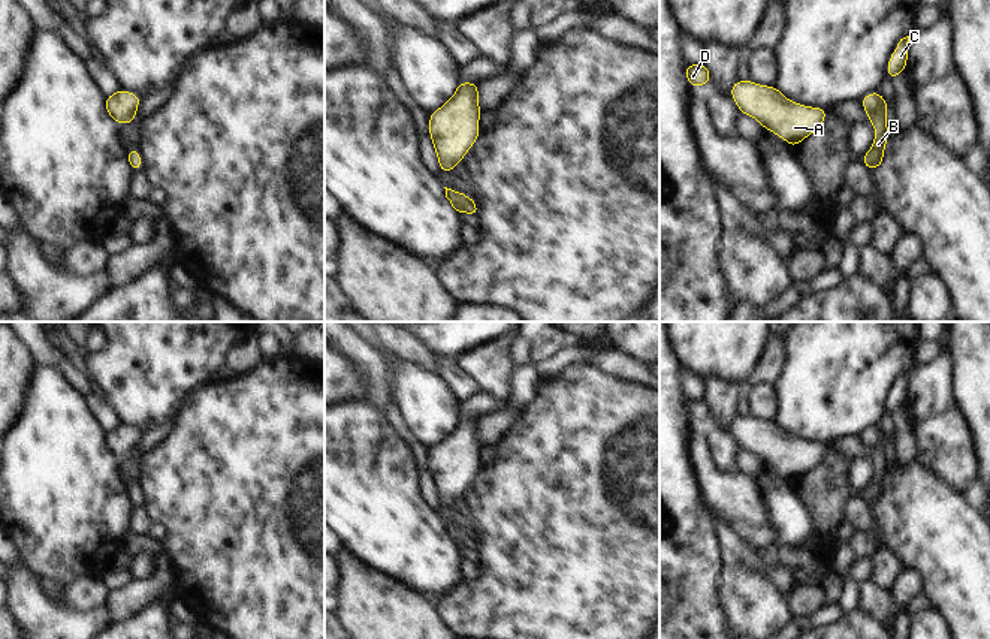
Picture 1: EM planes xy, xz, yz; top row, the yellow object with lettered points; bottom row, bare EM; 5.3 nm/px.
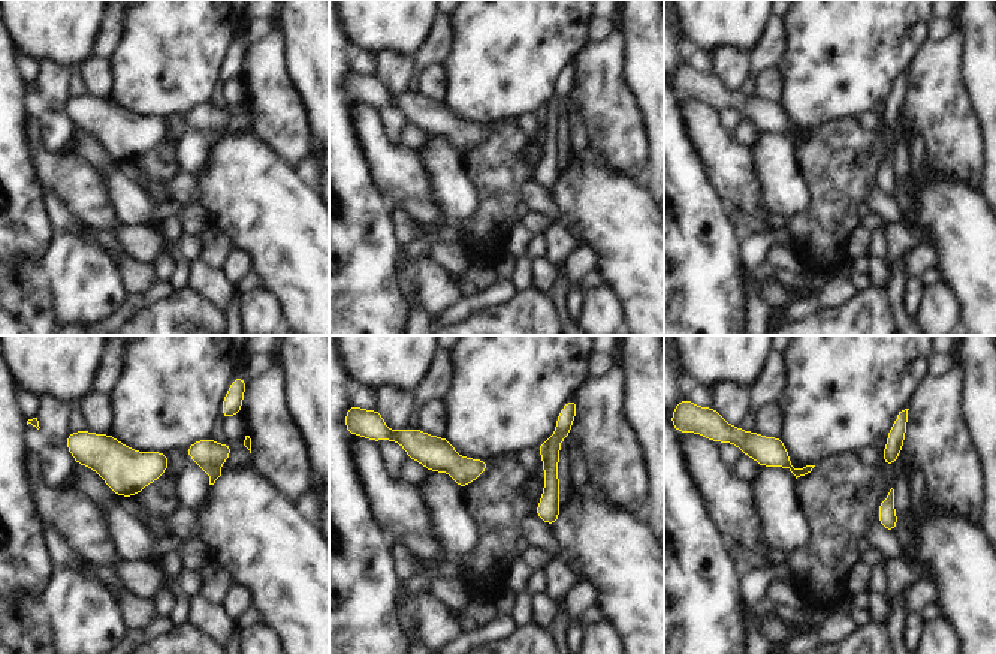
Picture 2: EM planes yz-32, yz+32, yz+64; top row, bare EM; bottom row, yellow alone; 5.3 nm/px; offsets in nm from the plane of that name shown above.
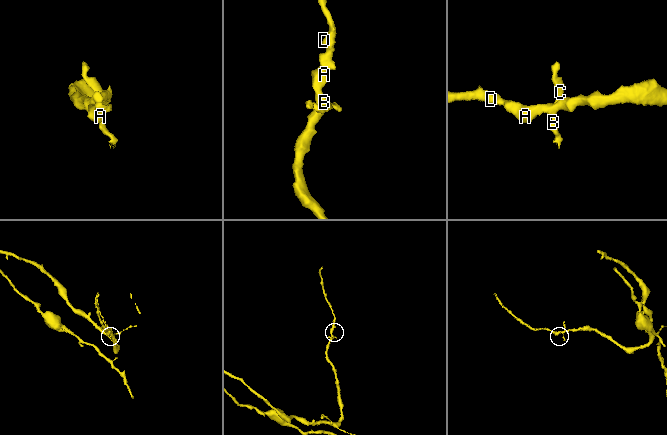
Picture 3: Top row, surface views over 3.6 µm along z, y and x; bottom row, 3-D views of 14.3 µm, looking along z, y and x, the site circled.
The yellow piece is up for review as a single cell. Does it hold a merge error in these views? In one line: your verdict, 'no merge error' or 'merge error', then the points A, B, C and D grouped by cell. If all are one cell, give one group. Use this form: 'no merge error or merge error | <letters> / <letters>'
merge error | A D / B C

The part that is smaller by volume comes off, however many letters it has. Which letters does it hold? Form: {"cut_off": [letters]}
{"cut_off": ["B", "C"]}

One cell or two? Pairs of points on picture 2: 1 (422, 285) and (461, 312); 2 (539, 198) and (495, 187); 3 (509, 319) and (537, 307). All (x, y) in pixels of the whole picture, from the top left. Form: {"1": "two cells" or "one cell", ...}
{"1": "two cells", "2": "two cells", "3": "one cell"}

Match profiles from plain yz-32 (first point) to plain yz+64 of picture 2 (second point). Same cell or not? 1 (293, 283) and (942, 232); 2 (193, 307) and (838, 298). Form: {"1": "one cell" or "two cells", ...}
{"1": "one cell", "2": "two cells"}

